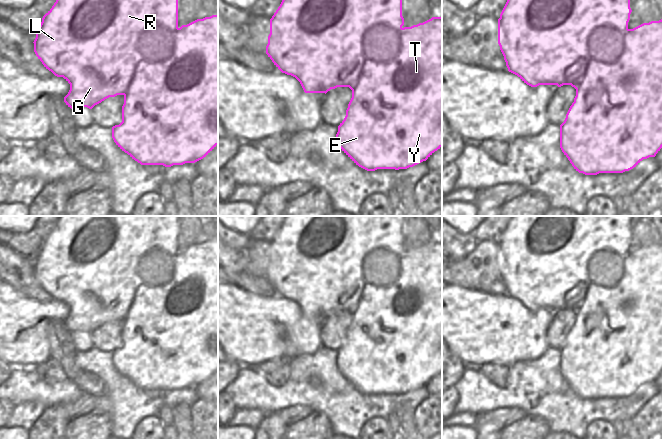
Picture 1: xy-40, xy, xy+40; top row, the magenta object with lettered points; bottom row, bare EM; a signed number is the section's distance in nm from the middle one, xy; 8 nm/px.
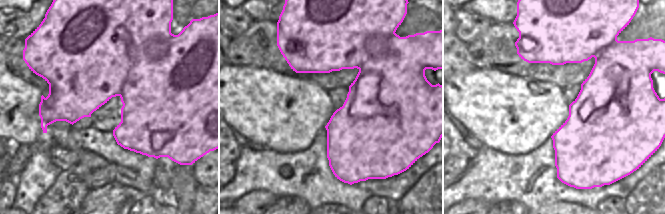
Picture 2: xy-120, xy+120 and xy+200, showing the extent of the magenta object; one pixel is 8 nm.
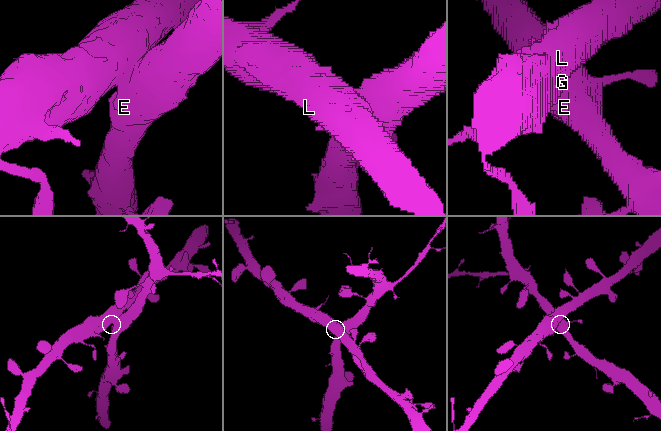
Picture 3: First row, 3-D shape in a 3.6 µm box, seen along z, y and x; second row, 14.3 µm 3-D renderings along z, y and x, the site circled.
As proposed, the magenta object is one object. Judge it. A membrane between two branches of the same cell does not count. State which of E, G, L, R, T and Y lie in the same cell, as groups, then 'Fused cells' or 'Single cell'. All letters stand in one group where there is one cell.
Groups: E T Y / G L R. Fused cells.

